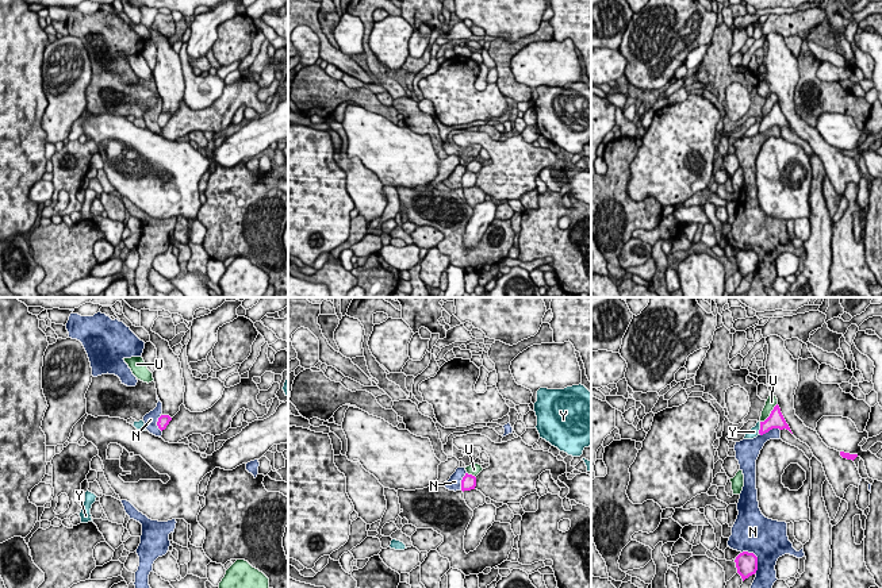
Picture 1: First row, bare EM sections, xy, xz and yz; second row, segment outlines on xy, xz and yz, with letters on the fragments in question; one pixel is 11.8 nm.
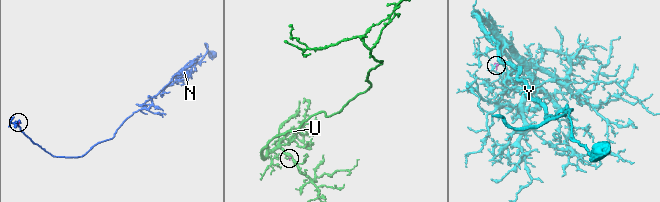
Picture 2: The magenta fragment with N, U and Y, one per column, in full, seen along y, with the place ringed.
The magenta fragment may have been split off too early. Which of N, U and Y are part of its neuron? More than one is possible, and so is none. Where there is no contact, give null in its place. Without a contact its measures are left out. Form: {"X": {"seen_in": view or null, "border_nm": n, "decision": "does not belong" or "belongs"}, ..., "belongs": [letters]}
{"N": {"seen_in": "yz", "border_nm": 320, "decision": "does not belong"}, "U": {"seen_in": "yz", "border_nm": 320, "decision": "does not belong"}, "Y": {"seen_in": "yz", "border_nm": 150, "decision": "does not belong"}, "belongs": []}

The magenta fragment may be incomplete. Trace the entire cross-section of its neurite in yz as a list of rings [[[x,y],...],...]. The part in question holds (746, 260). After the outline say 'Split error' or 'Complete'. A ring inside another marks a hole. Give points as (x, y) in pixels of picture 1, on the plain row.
[[[743,249],[736,254],[735,260],[743,278],[758,268],[758,254],[753,250]]]. Complete

